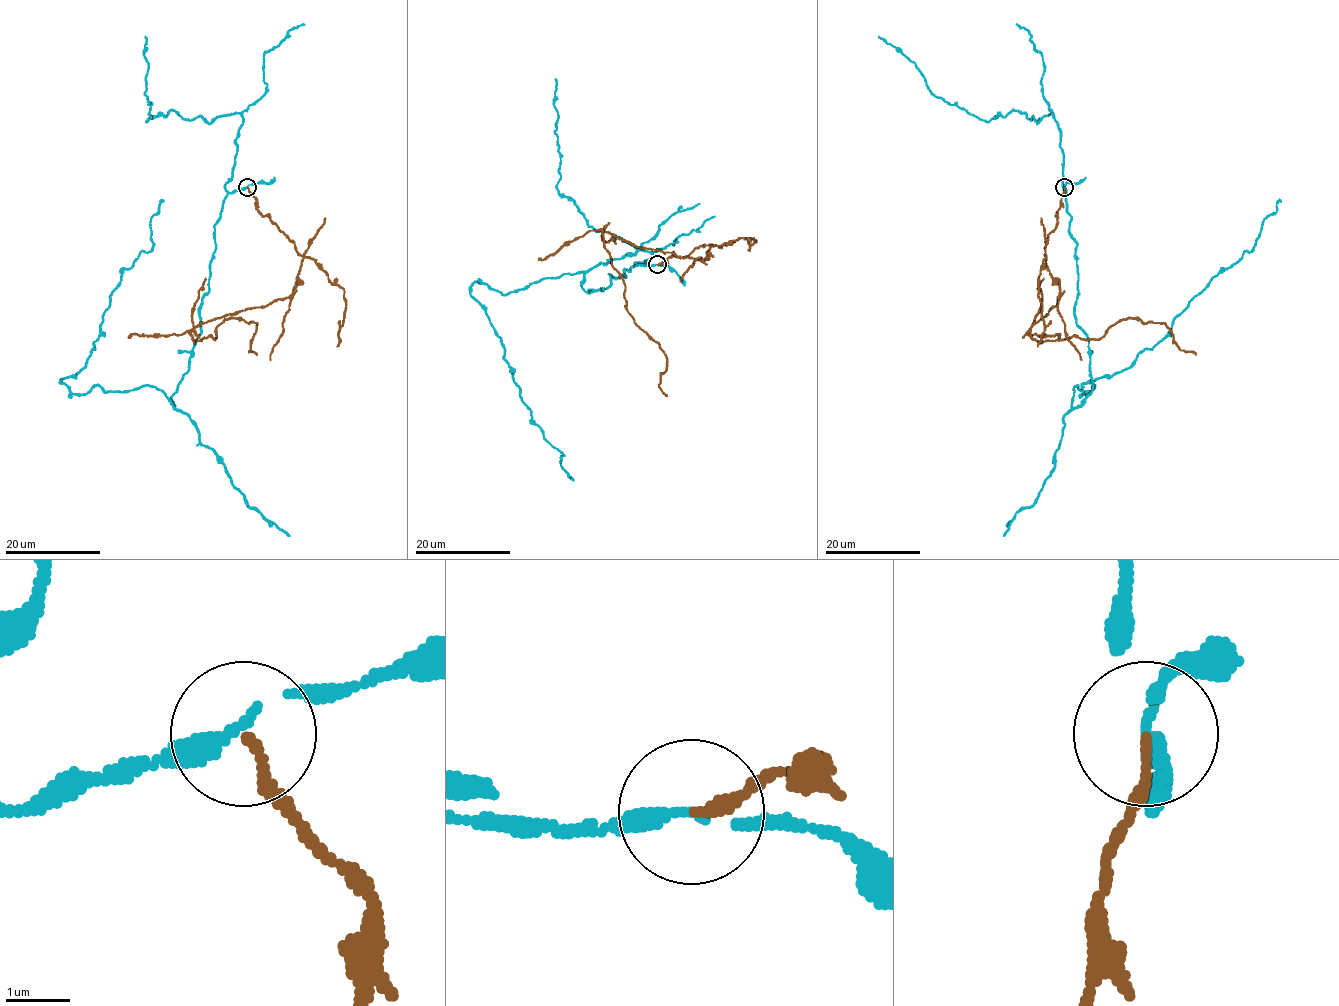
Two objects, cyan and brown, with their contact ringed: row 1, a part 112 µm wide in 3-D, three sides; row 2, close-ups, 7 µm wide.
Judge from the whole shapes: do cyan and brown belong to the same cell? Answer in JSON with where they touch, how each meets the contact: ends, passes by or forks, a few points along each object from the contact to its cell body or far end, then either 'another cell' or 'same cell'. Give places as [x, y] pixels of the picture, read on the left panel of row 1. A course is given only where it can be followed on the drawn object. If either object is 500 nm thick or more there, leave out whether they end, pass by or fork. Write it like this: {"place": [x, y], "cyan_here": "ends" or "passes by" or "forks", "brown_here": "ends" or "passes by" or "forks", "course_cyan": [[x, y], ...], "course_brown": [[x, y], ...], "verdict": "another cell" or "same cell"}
{"place": [247, 187], "cyan_here": "passes by", "brown_here": "ends", "course_cyan": [[246, 187], [214, 227], [173, 407], [148, 385], [73, 393], [60, 381], [84, 368], [164, 202]], "course_brown": [[247, 187], [301, 256], [295, 288], [191, 336], [215, 339], [225, 319], [241, 318], [257, 323], [257, 355]], "verdict": "another cell"}

